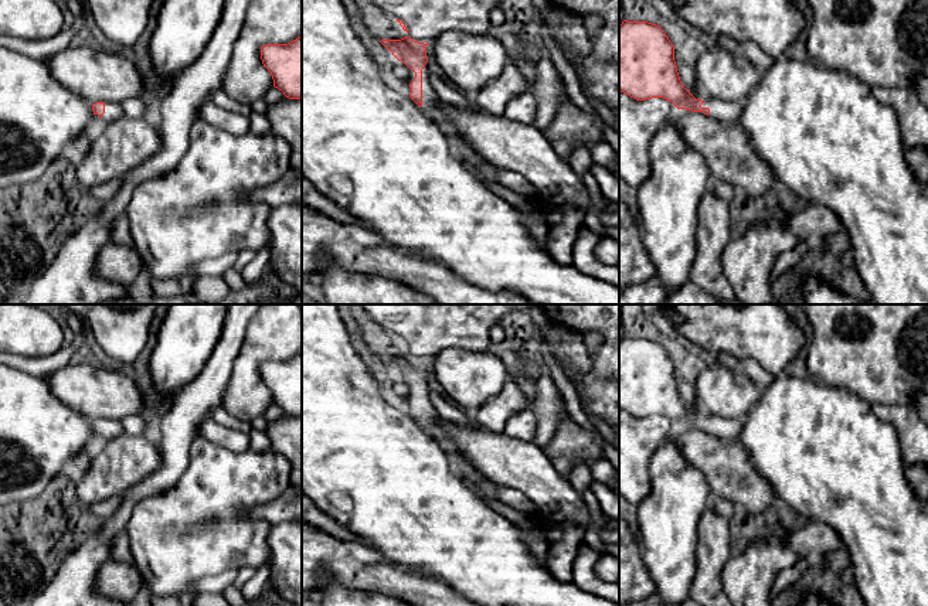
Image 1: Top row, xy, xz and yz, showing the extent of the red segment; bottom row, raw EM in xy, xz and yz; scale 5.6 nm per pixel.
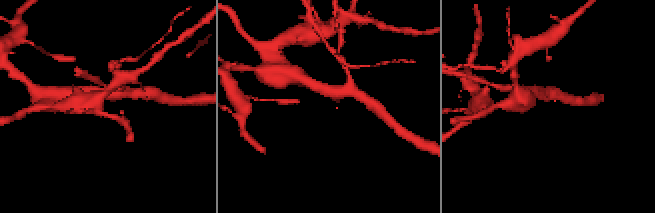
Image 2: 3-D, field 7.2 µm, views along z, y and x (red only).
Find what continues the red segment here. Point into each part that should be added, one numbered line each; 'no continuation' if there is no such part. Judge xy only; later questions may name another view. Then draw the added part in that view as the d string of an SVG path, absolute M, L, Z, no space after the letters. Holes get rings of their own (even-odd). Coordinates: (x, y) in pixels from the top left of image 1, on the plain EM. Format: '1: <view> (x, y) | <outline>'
1: xy (112, 426) | M105 419L105 430L102 432L102 436L106 440L111 440L119 435L123 435L123 428L118 419Z

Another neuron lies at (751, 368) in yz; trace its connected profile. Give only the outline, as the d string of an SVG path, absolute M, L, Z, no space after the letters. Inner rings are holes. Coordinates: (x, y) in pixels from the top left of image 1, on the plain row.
M752 358L740 360L738 370L741 370L759 389L765 389L774 379L774 375L765 371Z

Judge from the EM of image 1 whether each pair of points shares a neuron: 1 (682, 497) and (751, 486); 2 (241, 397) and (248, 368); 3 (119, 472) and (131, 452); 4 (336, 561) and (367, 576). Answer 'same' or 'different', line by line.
1: different
2: same
3: same
4: same

